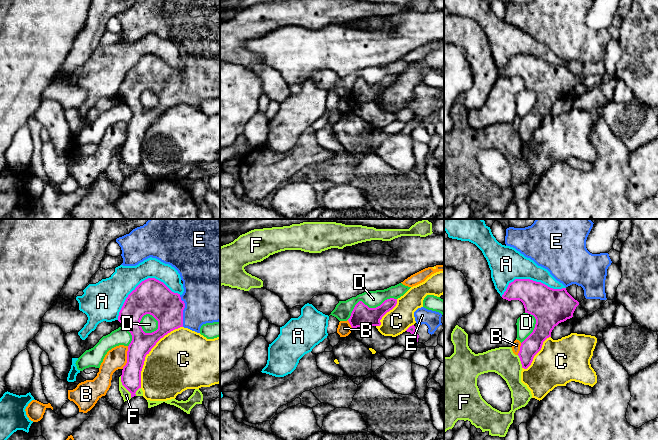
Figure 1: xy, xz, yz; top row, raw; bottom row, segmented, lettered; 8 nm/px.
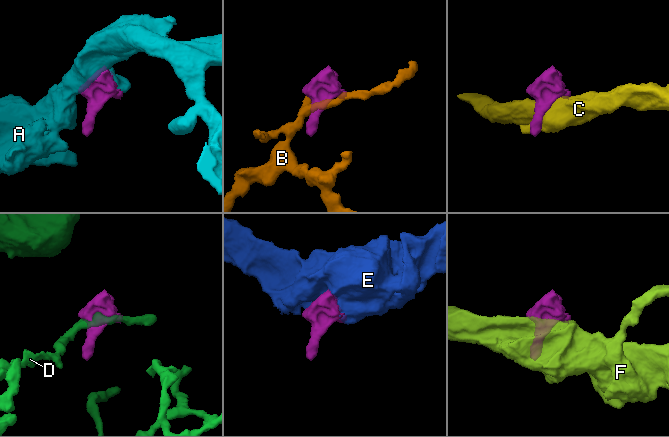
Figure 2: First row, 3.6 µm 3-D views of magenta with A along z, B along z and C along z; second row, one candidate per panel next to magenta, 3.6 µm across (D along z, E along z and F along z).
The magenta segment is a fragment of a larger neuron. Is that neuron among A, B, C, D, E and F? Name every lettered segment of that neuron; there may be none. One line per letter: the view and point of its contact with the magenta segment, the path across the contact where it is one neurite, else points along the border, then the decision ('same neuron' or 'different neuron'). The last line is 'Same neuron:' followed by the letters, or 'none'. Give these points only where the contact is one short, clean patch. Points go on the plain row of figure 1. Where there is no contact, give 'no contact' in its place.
A: xy (142, 57) | different neuron
B: xy (127, 133) | different neuron
C: xy (149, 127) | different neuron
D: xz (368, 83) | different neuron
E: xy (182, 87) | same neuron
F: xy (124, 162) | along xy (120, 152), (122, 161), (130, 169), (131, 173) | different neuron
Same neuron: E

